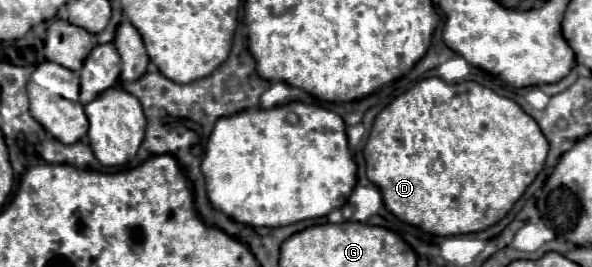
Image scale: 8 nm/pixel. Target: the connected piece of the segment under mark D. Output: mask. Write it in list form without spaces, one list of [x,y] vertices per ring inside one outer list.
[[[439,77],[421,79],[393,99],[377,117],[363,155],[367,177],[383,195],[385,207],[407,225],[431,235],[467,235],[501,221],[543,169],[549,143],[537,121],[515,101],[475,83],[445,83]]]

